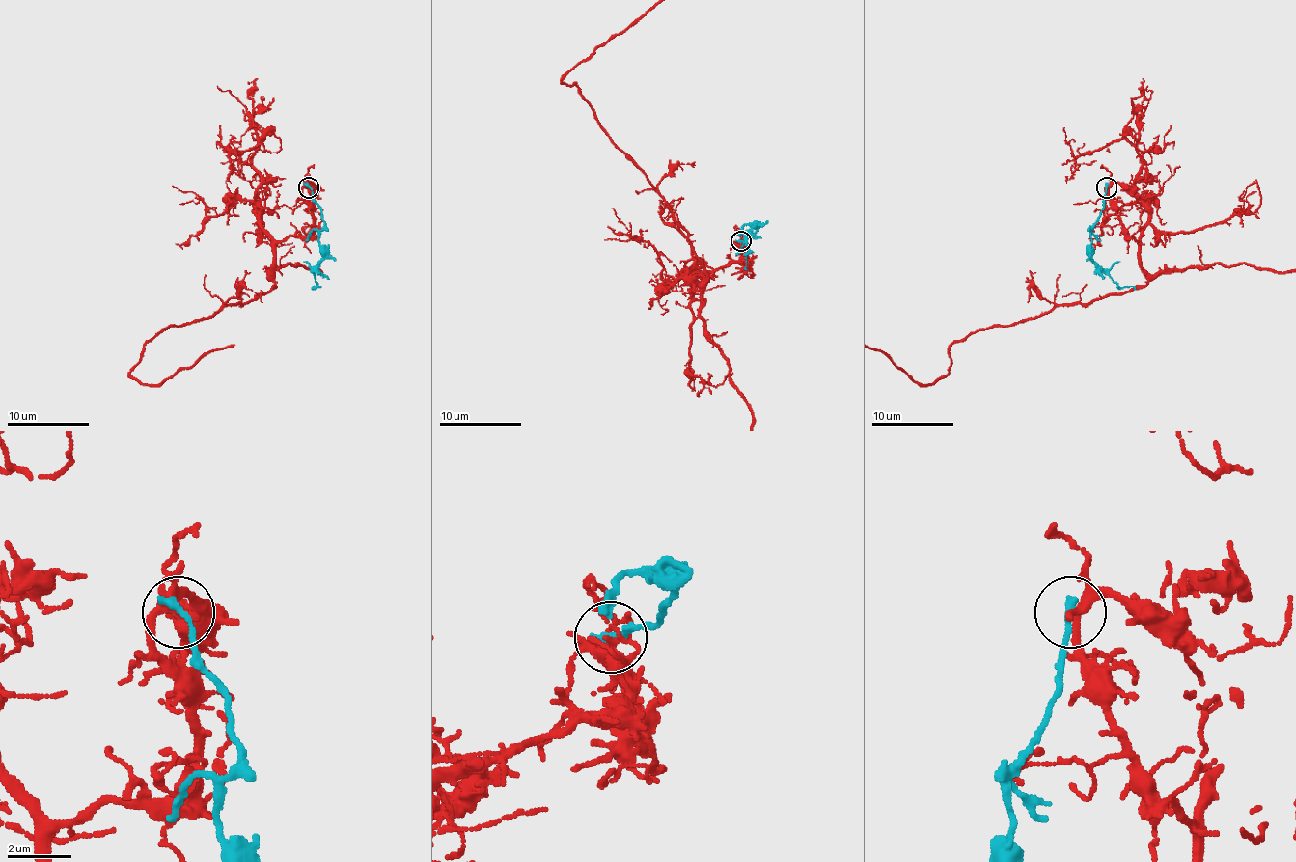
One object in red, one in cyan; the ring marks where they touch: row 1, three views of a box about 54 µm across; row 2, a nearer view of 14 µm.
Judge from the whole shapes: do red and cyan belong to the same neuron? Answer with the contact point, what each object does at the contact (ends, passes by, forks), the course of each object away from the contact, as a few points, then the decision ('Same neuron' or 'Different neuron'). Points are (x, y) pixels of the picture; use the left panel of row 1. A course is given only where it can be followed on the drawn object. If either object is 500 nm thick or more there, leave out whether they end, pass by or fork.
Place: (309, 187). At the ring red forks. At the ring cyan ends. Course of cyan: (308, 186), (324, 228), (318, 240), (322, 259), (314, 271), (312, 290). Different neuron

